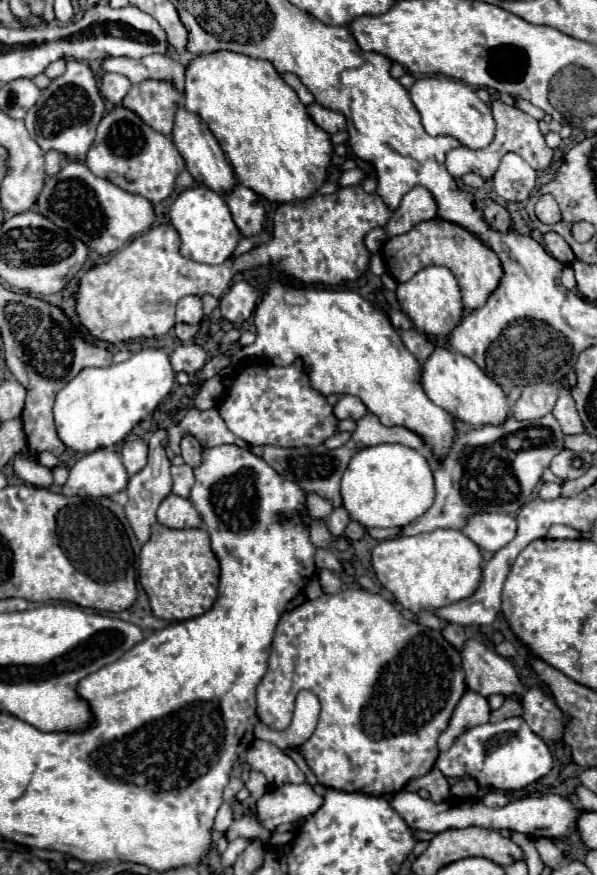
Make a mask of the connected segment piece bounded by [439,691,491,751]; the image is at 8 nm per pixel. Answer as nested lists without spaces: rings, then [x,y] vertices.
[[[467,691],[457,703],[457,709],[449,721],[449,727],[439,737],[439,751],[447,751],[453,745],[453,741],[467,729],[487,723],[489,713],[491,709],[487,699],[475,691]]]

